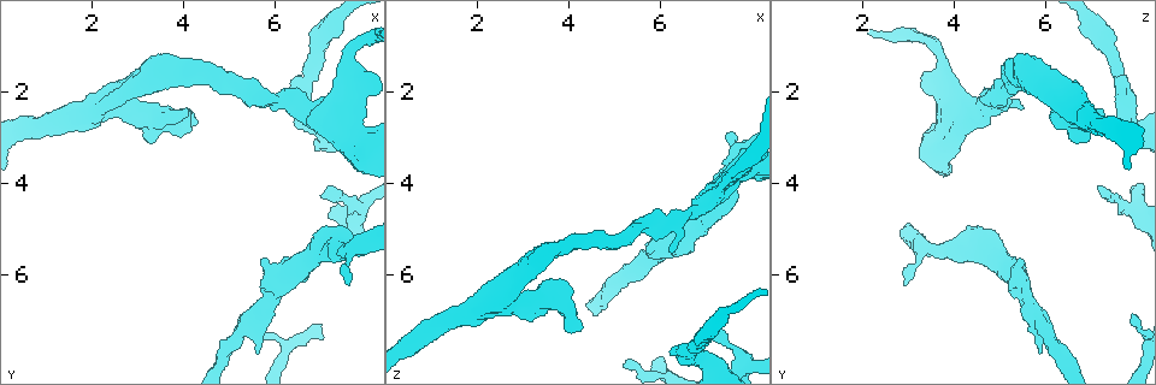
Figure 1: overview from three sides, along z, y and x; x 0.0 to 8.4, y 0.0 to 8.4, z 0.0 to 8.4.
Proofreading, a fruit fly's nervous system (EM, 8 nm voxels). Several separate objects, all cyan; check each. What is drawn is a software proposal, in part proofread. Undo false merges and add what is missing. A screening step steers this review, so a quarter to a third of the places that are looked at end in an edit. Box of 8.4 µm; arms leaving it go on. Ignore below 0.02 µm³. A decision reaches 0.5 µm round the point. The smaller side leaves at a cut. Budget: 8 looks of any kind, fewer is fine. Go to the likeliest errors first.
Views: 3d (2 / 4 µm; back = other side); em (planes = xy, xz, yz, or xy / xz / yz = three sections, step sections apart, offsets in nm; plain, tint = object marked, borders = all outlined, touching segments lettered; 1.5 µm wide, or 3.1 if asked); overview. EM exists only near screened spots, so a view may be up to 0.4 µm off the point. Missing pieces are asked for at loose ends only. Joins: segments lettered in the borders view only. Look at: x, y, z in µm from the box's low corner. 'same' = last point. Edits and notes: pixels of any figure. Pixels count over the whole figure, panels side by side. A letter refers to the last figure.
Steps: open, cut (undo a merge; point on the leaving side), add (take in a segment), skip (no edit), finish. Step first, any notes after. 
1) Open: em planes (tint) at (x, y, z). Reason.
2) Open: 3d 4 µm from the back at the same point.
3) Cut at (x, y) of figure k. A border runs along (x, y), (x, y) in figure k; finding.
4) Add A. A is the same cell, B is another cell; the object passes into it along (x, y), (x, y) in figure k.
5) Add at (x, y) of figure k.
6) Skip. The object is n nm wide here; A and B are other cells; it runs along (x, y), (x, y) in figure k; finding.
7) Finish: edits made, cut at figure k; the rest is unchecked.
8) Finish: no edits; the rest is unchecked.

Open: em yz step 4 (tint) at (5.30, 6.85, 7.90). Free end.

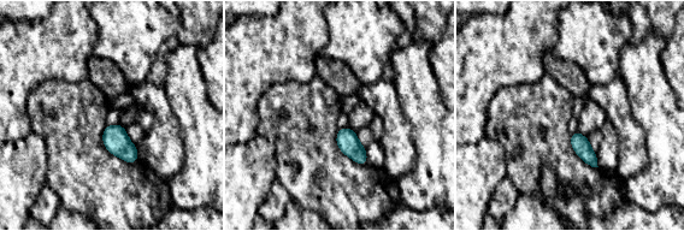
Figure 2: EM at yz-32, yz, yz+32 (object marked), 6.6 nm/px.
Open: em planes (borders) at the same point.

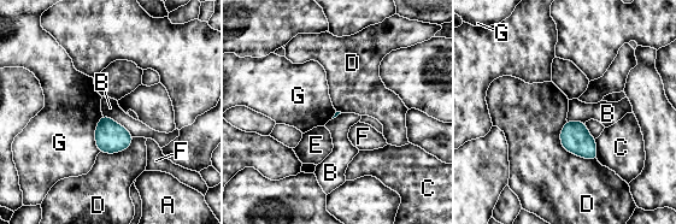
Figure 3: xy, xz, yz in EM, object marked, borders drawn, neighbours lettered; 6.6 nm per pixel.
Skip. The longest contact is with D, 340 nm; A, B, C, D, E, F and G are other cells; none of them fits.

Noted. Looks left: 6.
Open: 3d 4 µm at (7.15, 4.10, 7.10). Free end.

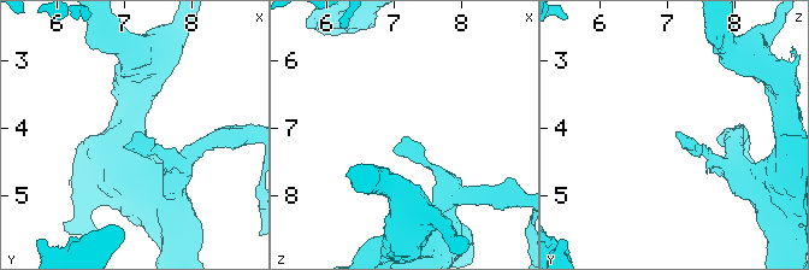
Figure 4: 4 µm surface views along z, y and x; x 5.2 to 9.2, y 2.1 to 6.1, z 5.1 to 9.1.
Open: em planes (borders) at (7.20, 4.05, 7.10).

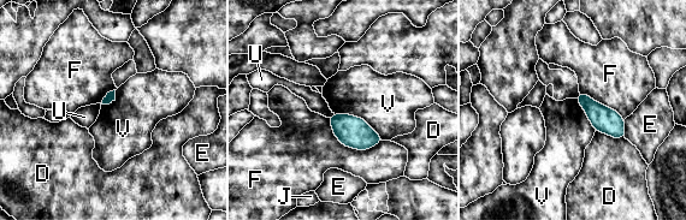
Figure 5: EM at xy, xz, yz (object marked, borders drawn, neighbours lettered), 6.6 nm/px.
Skip. D, E, F, J, U and V are other cells; a border runs along (333, 112), (362, 118), (383, 140) in figure 5; none of them fits.

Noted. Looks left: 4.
Open: em planes (borders) at (5.75, 5.60, 5.40). Stops while still wide.

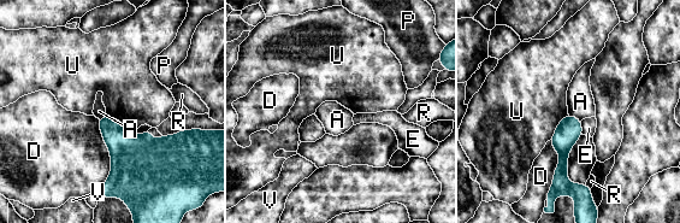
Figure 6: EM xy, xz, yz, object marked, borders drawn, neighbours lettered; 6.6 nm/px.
Skip. A, D, E, P, R, U and V are other cells; it runs along (569, 118), (563, 165), (556, 182) in figure 6; no lettered segment goes on from it.

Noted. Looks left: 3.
Finish: no edits; the rest is unchecked.

